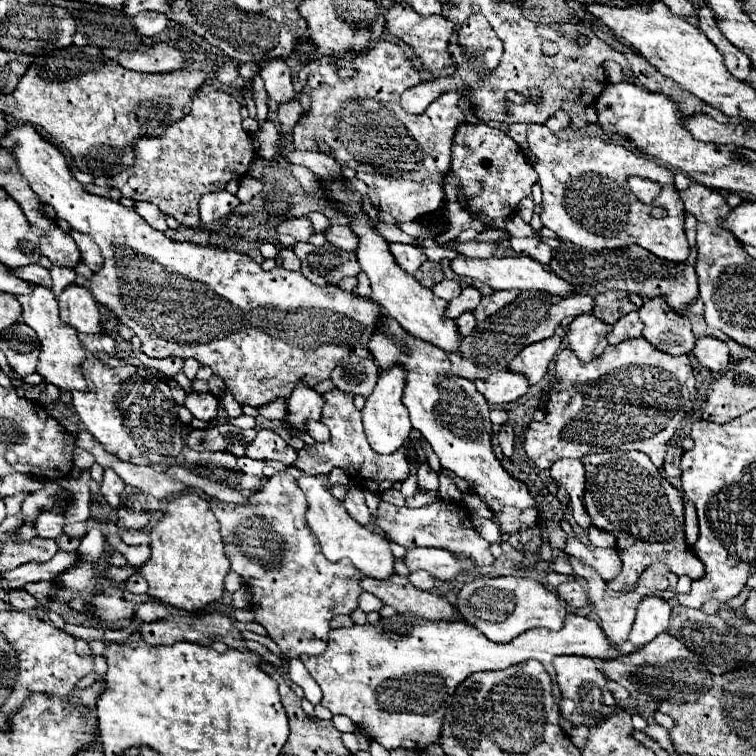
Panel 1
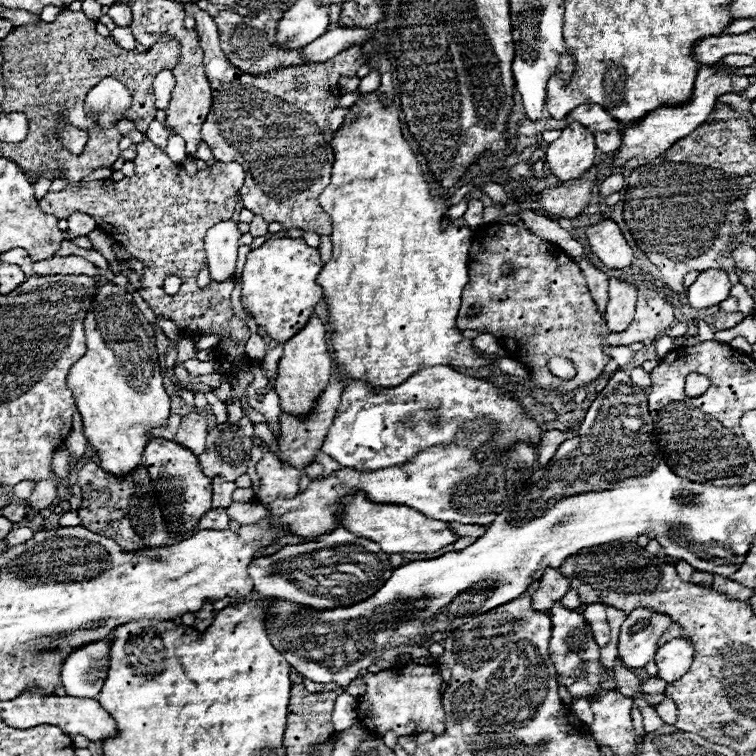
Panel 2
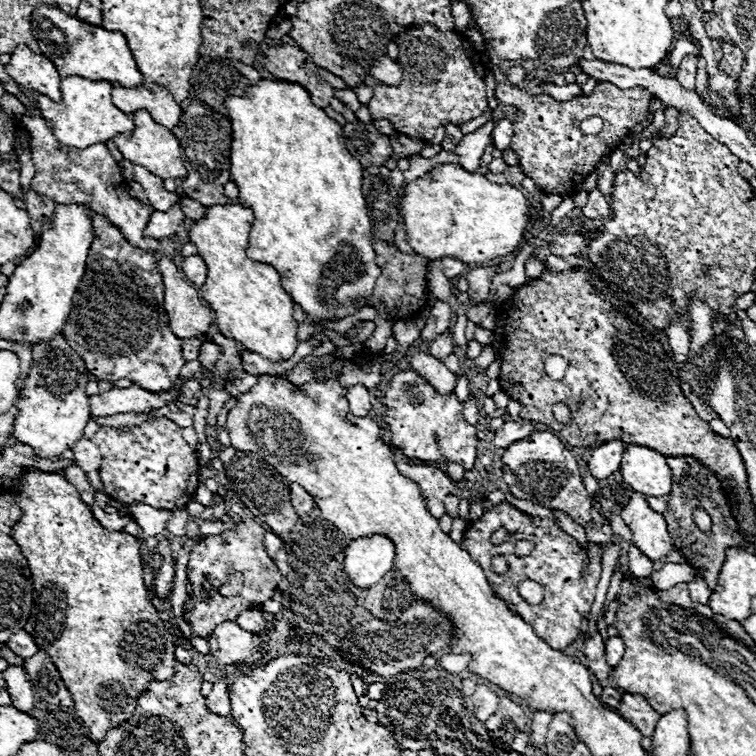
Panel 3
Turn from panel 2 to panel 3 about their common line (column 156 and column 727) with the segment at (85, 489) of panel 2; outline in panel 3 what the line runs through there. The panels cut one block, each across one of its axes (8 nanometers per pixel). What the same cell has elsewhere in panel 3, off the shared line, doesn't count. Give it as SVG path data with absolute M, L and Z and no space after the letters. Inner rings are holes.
M678 456L678 458L668 458L666 464L670 464L672 476L674 476L674 484L672 484L672 492L668 494L668 512L666 522L670 528L670 536L674 540L674 546L682 552L682 556L688 560L688 564L692 568L696 568L696 572L704 578L706 586L710 590L716 588L718 582L718 574L720 568L724 564L724 552L730 546L742 546L742 536L738 534L736 528L736 520L732 516L732 508L718 484L718 478L704 468L702 464L698 464L692 456ZM694 506L704 506L706 512L712 516L712 530L710 532L700 532L692 520L692 508Z

